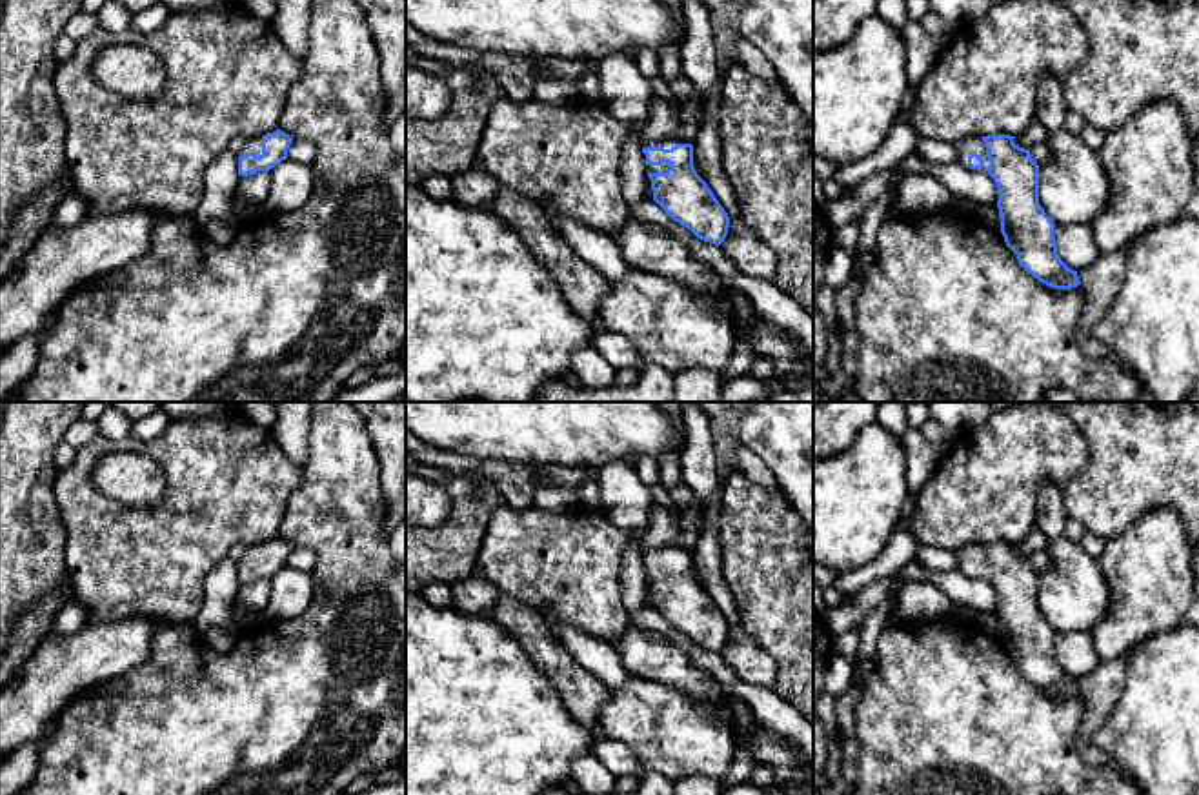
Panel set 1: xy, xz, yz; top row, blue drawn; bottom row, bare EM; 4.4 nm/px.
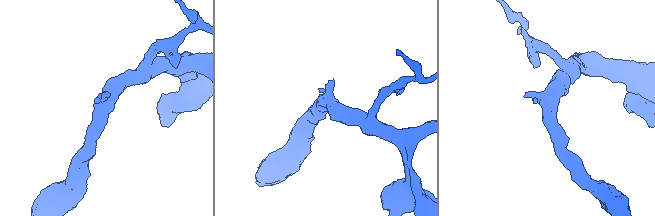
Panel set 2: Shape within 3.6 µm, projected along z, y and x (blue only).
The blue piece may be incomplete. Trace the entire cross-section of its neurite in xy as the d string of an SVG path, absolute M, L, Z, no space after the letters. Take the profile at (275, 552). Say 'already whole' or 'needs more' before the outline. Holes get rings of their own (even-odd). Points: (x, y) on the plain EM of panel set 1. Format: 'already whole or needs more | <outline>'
needs more | M280 537L246 548L244 557L237 562L238 586L257 579L271 579L287 566L291 549L293 546Z

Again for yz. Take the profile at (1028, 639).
needs more | M988 542L957 549L957 568L966 577L988 580L999 600L997 615L1001 624L1001 640L1006 653L1017 662L1019 671L1039 689L1055 697L1077 695L1077 679L1070 677L1057 662L1055 631L1039 611L1039 573L1030 557L1019 555L1010 542Z

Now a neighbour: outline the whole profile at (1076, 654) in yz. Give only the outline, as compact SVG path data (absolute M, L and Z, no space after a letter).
M1090 631L1055 633L1053 642L1057 662L1073 679L1084 677L1101 664Z

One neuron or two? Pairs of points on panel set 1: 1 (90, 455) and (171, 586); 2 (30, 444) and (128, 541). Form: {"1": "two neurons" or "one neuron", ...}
{"1": "one neuron", "2": "two neurons"}

